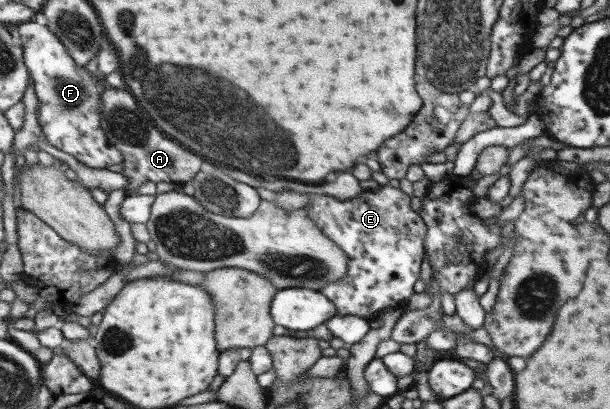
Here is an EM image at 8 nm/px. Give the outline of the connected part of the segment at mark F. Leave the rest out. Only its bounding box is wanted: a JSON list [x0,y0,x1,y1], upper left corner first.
[17,19,123,169]

